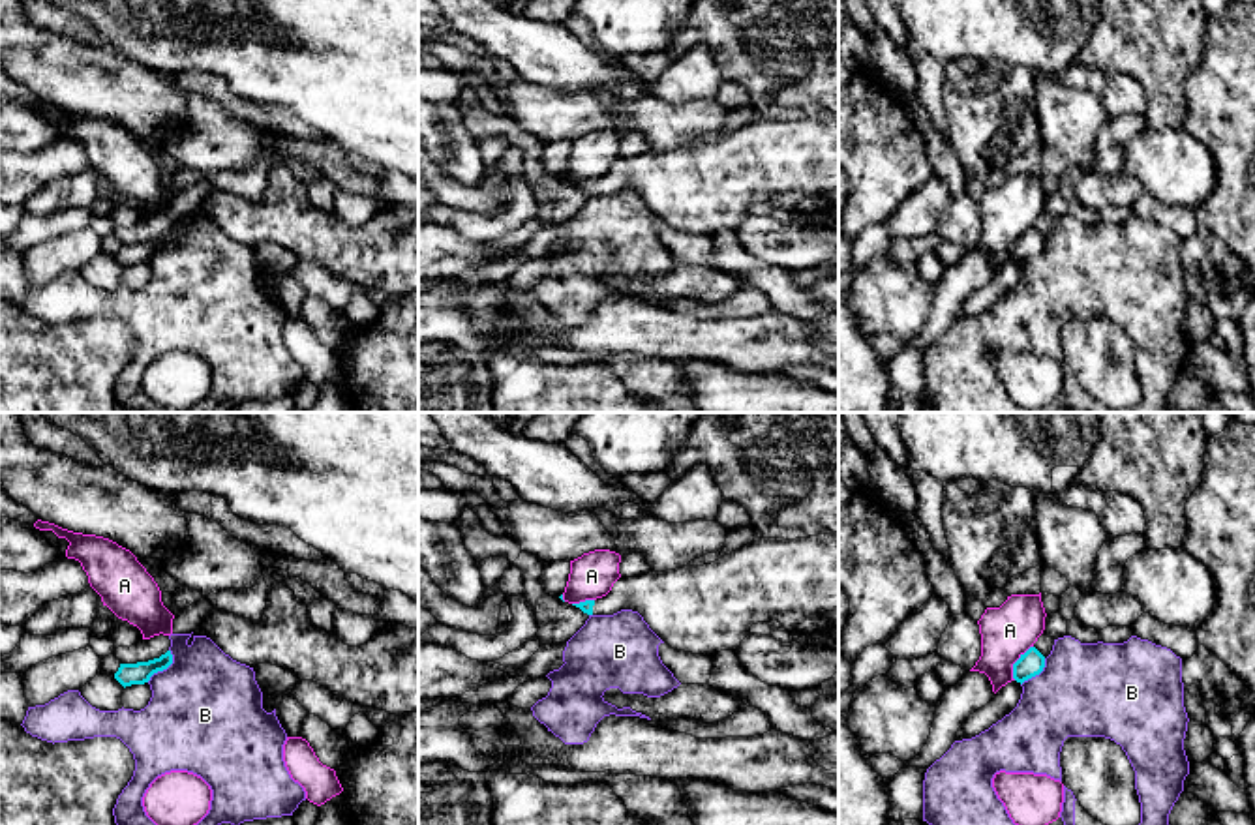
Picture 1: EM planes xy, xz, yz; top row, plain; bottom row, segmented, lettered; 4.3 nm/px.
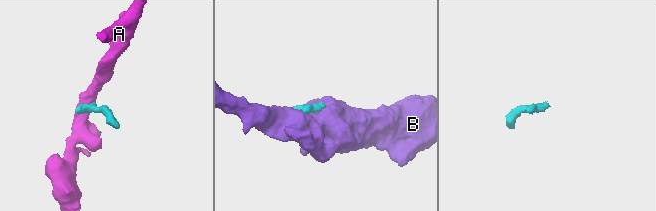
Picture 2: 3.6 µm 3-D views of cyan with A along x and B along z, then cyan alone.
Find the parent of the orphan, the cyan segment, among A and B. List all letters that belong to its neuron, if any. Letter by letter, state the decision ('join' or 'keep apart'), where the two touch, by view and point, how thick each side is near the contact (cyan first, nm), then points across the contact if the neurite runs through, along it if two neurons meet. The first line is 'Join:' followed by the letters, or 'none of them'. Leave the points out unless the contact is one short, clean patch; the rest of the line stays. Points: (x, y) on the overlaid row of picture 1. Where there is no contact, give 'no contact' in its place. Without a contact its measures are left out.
Join: none of them
A: keep apart; contact yz (1015, 662); calibres 110 and 220 nm; border yz (1032, 645), (1013, 664), (1013, 679)
B: keep apart; contact xy (166, 668); calibres 100 and 480 nm

